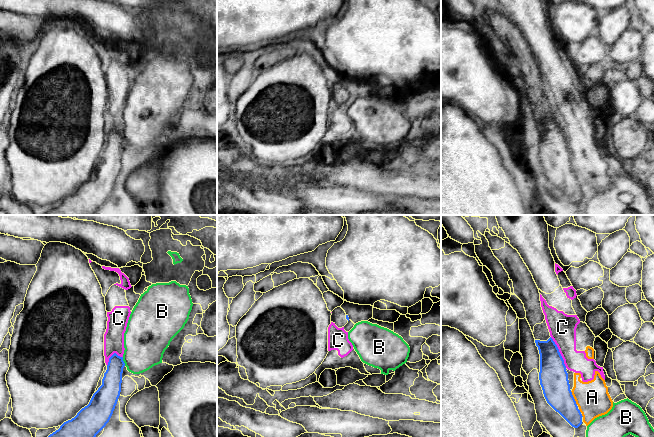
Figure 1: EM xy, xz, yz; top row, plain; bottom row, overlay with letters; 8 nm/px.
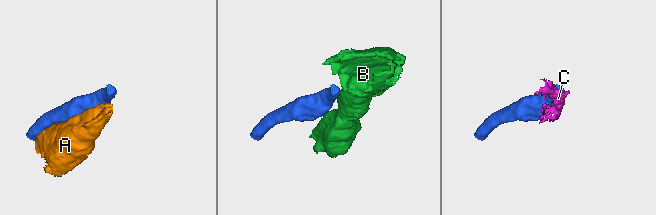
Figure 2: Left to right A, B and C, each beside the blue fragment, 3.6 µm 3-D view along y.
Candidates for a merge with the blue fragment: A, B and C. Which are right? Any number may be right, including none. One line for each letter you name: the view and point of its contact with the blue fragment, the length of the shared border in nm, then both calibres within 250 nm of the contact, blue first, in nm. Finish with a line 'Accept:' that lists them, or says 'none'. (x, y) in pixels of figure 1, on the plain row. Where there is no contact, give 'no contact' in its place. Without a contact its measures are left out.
Accept: none

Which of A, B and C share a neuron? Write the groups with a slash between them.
A C / B

